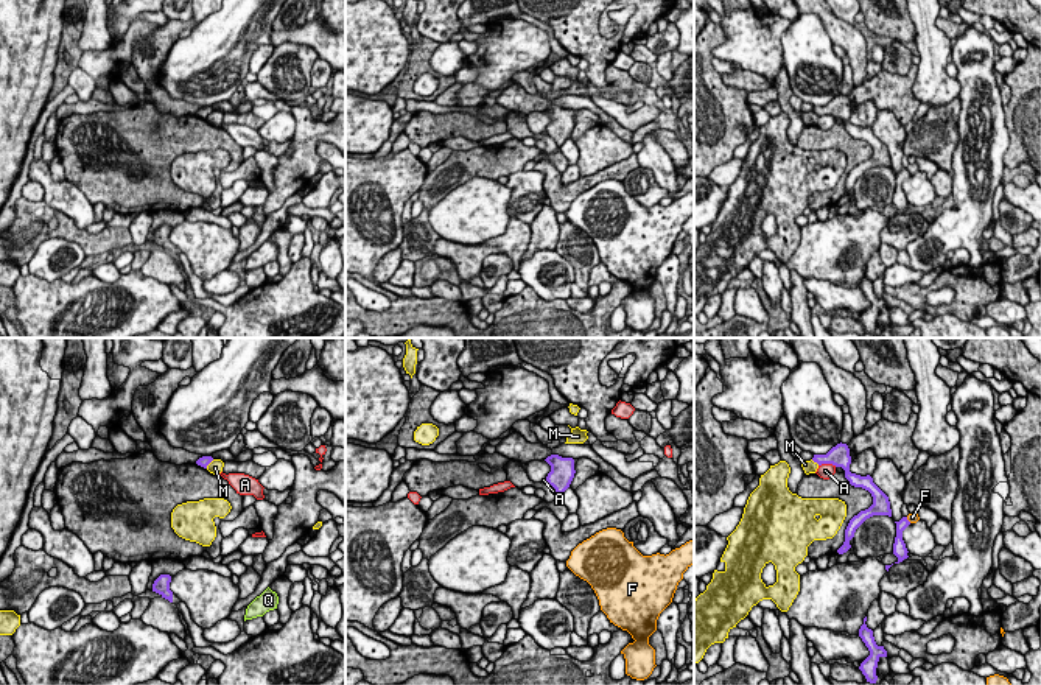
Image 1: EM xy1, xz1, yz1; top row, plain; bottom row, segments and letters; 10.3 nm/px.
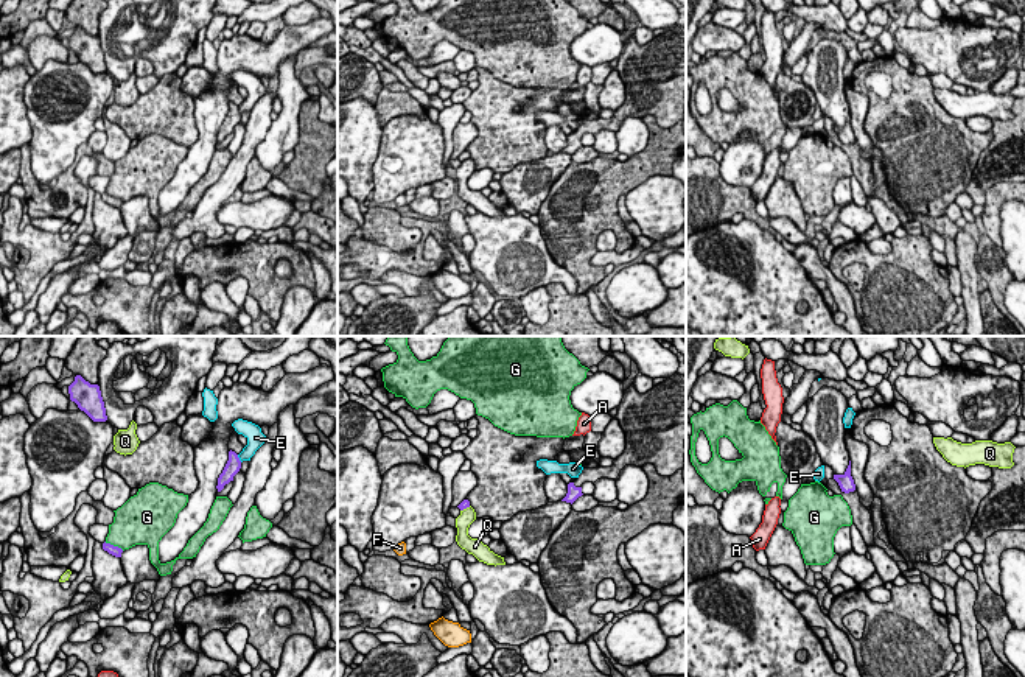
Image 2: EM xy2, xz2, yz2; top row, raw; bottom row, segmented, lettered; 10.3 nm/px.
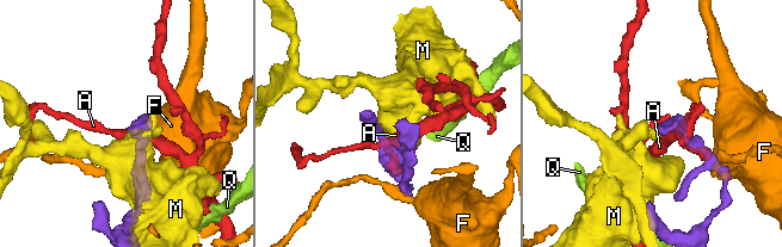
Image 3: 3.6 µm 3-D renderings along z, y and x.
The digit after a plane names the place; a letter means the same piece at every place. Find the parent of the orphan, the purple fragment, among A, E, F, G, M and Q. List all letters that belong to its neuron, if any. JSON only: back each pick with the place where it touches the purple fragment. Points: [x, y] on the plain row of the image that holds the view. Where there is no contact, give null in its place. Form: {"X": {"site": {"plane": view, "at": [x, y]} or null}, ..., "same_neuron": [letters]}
{"same_neuron": []}

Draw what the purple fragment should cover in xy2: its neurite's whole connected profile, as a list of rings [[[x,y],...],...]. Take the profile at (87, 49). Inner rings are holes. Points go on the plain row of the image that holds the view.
[[[81,26],[68,37],[70,51],[93,73],[106,73],[106,59],[98,36],[90,36]]]

